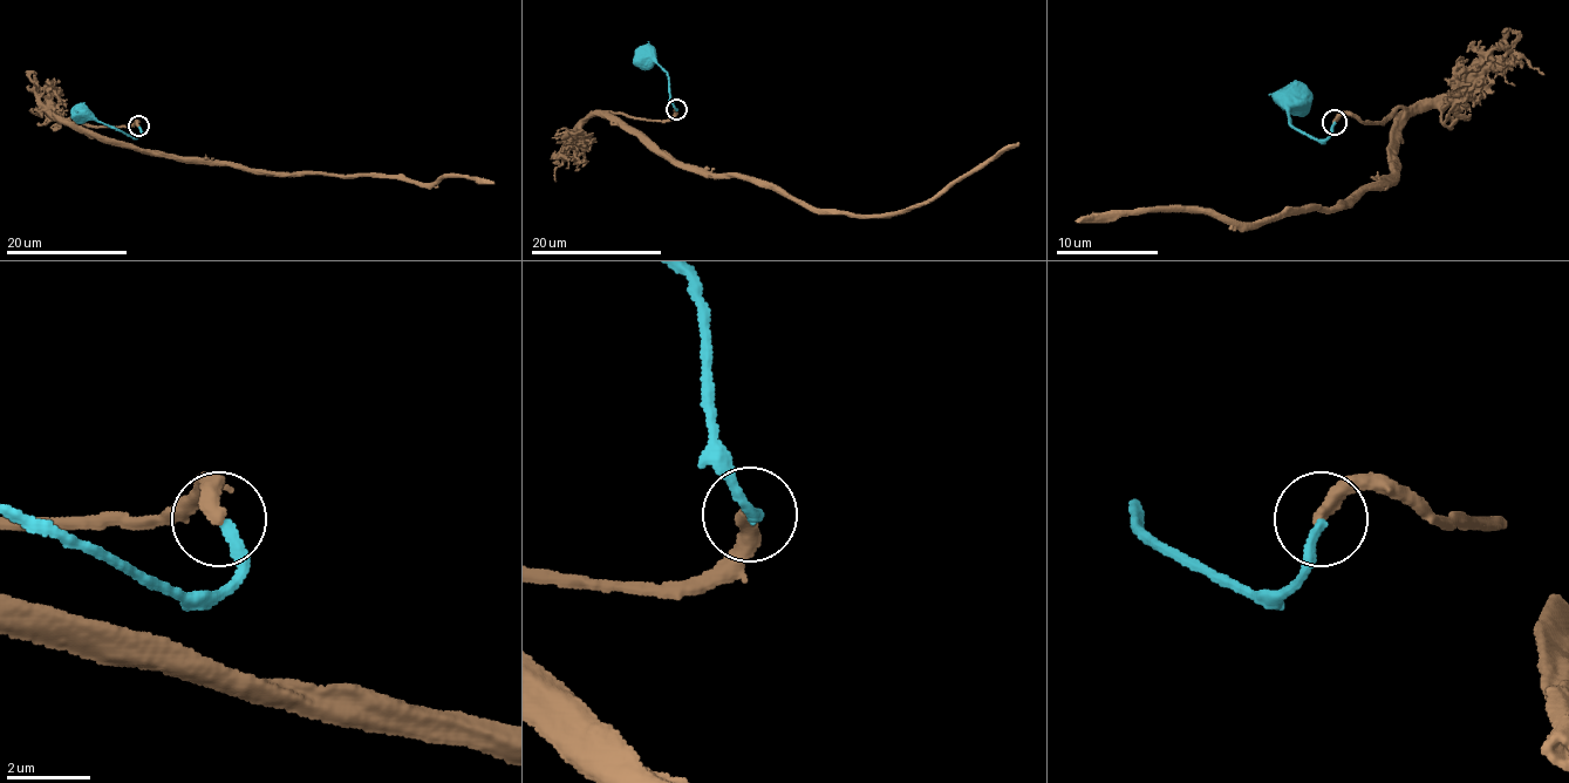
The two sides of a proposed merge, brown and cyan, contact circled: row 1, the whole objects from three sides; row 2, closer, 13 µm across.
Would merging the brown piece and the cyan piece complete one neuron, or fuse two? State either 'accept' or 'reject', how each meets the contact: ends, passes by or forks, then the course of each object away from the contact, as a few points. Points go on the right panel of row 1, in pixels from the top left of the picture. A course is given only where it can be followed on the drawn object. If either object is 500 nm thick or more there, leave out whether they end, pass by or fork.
reject; brown ends there; cyan ends there; brown runs (1334, 121), (1348, 114), (1396, 120), (1386, 157), (1392, 175), (1335, 209), (1255, 223), (1184, 211), (1076, 222); cyan runs (1334, 121), (1331, 134), (1325, 138), (1291, 128), (1289, 110), (1295, 95)

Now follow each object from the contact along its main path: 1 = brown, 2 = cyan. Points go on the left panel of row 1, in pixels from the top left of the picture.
1: (138, 126), (81, 126), (174, 157), (278, 172), (409, 177), (423, 184), (478, 177), (492, 183)
2: (138, 126), (141, 134), (137, 136), (117, 130), (81, 110)

